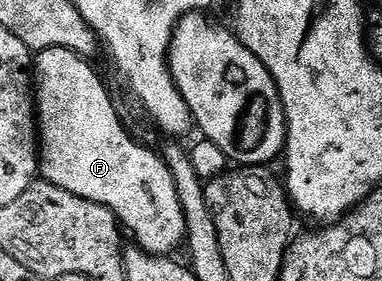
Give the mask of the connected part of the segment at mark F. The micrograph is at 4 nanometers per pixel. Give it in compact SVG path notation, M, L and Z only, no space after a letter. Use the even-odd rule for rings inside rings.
M44 49L37 52L32 59L32 87L36 92L36 126L38 138L40 140L40 175L45 182L56 185L60 189L68 189L68 193L76 193L76 197L84 197L88 201L96 201L96 205L104 205L109 211L113 211L119 224L127 232L134 234L133 242L141 251L146 251L150 255L159 257L170 257L175 254L174 250L181 248L186 242L186 222L184 221L184 209L180 209L180 197L176 197L176 185L172 181L170 171L166 168L166 160L161 154L149 151L146 147L141 147L132 136L126 132L126 127L122 124L122 119L118 116L118 111L114 108L114 99L110 96L108 88L102 84L100 76L94 72L94 67L89 58L72 53L68 49Z

